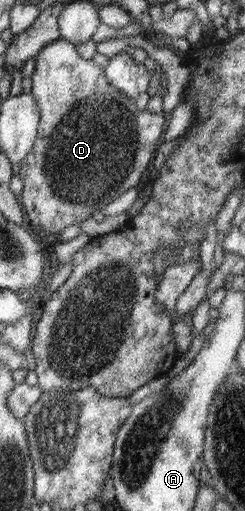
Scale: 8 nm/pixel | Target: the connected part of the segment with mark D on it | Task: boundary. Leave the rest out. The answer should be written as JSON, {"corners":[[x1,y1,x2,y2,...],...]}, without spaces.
{"corners":[[60,38,50,43,35,60,31,95,39,108,40,118,33,149,19,164,18,174,23,180,20,202,27,221,44,229,46,237,52,239,66,227,88,219,92,211,98,211,140,183,164,131,164,114,136,109,134,99,110,84,104,67,95,61,82,59,69,40]]}

